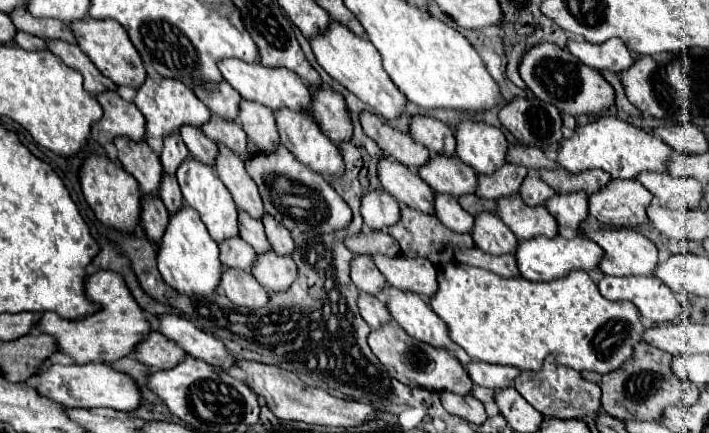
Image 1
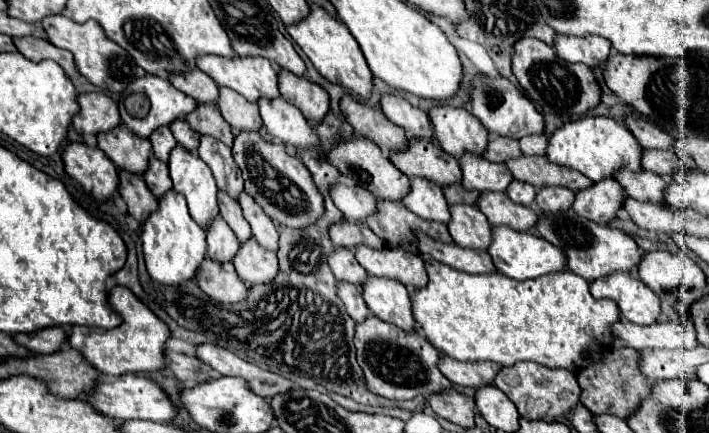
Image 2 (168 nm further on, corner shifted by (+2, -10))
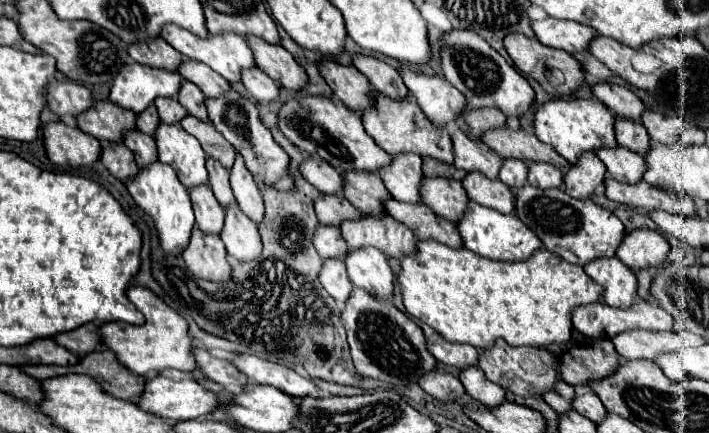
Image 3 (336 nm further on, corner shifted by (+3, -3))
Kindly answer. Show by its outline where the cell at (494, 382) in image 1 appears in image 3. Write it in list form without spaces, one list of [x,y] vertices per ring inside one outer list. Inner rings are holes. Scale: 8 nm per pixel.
[[[446,339],[430,341],[428,351],[444,365],[454,365],[458,369],[470,367],[478,363],[478,349],[472,345],[458,345],[458,343],[448,343]]]

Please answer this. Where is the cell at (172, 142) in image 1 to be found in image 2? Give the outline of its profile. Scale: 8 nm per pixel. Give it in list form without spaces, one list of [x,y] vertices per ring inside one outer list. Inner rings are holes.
[[[161,126],[161,130],[155,130],[149,140],[153,144],[155,158],[161,160],[161,162],[167,162],[171,150],[177,146],[177,140],[173,138],[173,134],[171,134],[171,130],[167,126]]]

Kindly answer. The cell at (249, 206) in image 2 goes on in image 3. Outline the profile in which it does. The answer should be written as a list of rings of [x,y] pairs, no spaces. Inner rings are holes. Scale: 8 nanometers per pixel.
[[[236,153],[236,161],[230,169],[230,185],[234,191],[234,197],[238,201],[238,207],[256,223],[264,217],[264,201],[260,195],[260,189],[252,177],[252,173],[244,167],[244,159]]]

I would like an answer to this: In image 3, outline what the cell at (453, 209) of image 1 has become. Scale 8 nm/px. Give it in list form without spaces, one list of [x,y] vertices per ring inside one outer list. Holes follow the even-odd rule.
[[[392,155],[392,163],[384,167],[384,171],[378,171],[378,175],[394,199],[406,203],[420,203],[420,155]]]

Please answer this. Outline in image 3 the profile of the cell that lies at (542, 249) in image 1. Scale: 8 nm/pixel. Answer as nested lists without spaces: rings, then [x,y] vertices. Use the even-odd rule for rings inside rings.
[[[468,203],[466,213],[456,223],[456,229],[458,229],[466,249],[470,249],[482,257],[488,257],[488,259],[522,261],[522,259],[528,259],[536,249],[542,247],[540,239],[536,239],[536,235],[524,223],[520,223],[520,219],[516,219],[514,215],[504,215],[496,209],[482,207],[478,203]]]

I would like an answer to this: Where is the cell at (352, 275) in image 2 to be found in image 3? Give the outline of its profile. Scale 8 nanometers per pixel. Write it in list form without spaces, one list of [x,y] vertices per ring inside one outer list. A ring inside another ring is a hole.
[[[318,225],[316,229],[316,235],[314,235],[314,247],[316,251],[328,259],[328,257],[338,257],[342,259],[342,255],[348,253],[348,245],[344,243],[342,235],[340,235],[340,229],[336,225]]]

